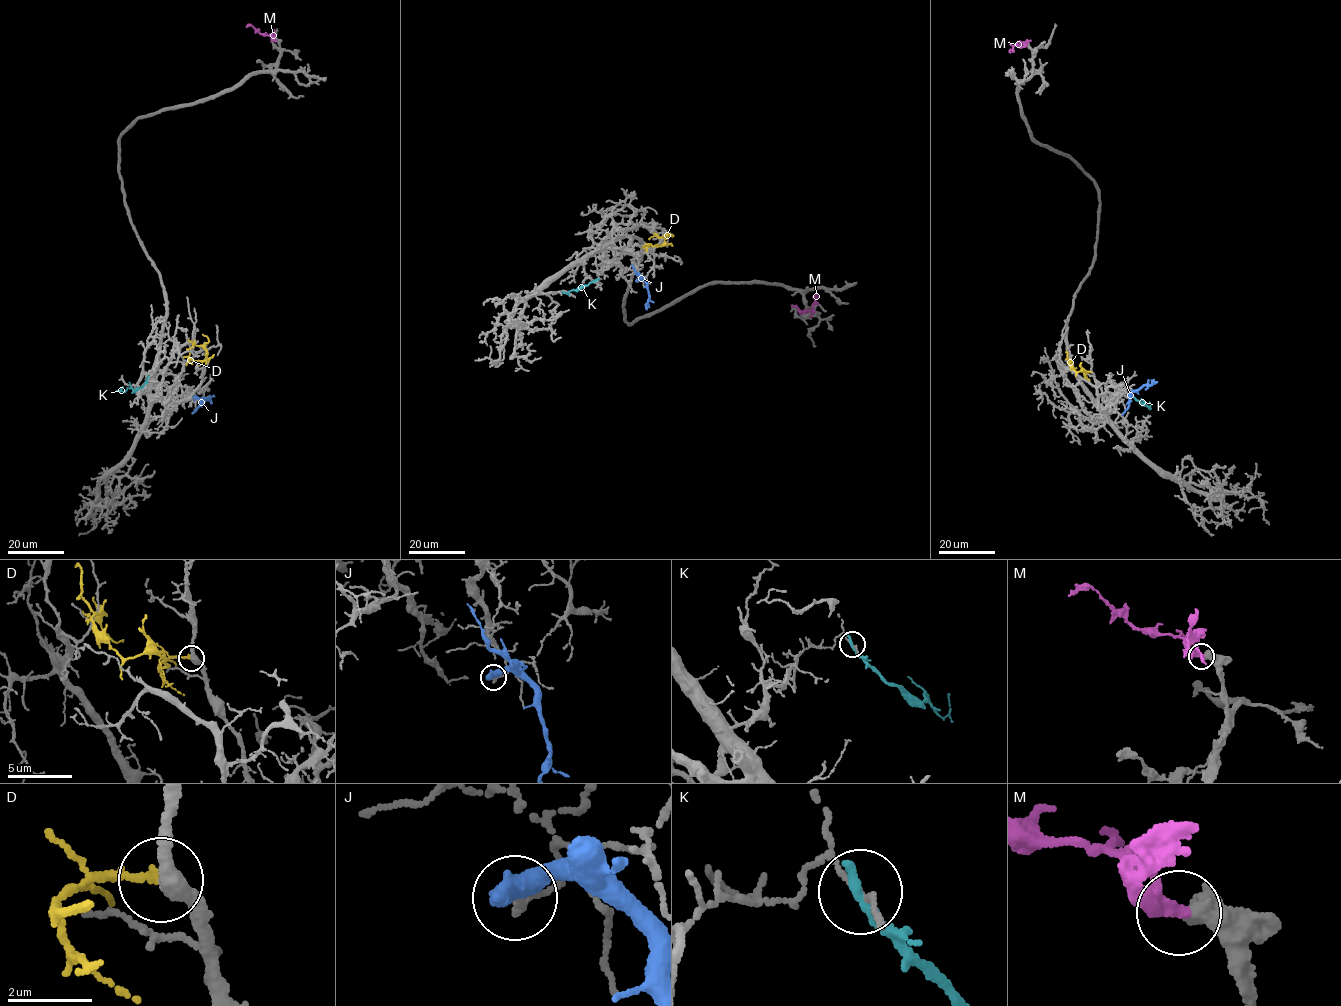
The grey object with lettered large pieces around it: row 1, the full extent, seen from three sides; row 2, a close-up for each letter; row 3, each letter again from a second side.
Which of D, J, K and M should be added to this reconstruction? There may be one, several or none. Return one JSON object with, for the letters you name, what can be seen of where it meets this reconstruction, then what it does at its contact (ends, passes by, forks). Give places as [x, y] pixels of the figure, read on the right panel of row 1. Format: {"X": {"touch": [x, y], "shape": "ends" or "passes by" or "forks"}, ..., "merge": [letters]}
{"M": {"touch": [1026, 45], "shape": "passes by"}, "merge": ["M"]}

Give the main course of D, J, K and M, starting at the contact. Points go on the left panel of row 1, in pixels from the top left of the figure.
D: (188, 358), (207, 360), (206, 350), (201, 345), (186, 349)
J: (195, 396), (210, 400), (209, 396), (207, 399)
K: (147, 378), (143, 386), (134, 390), (131, 388), (116, 391)
M: (274, 40), (251, 25), (246, 27)

